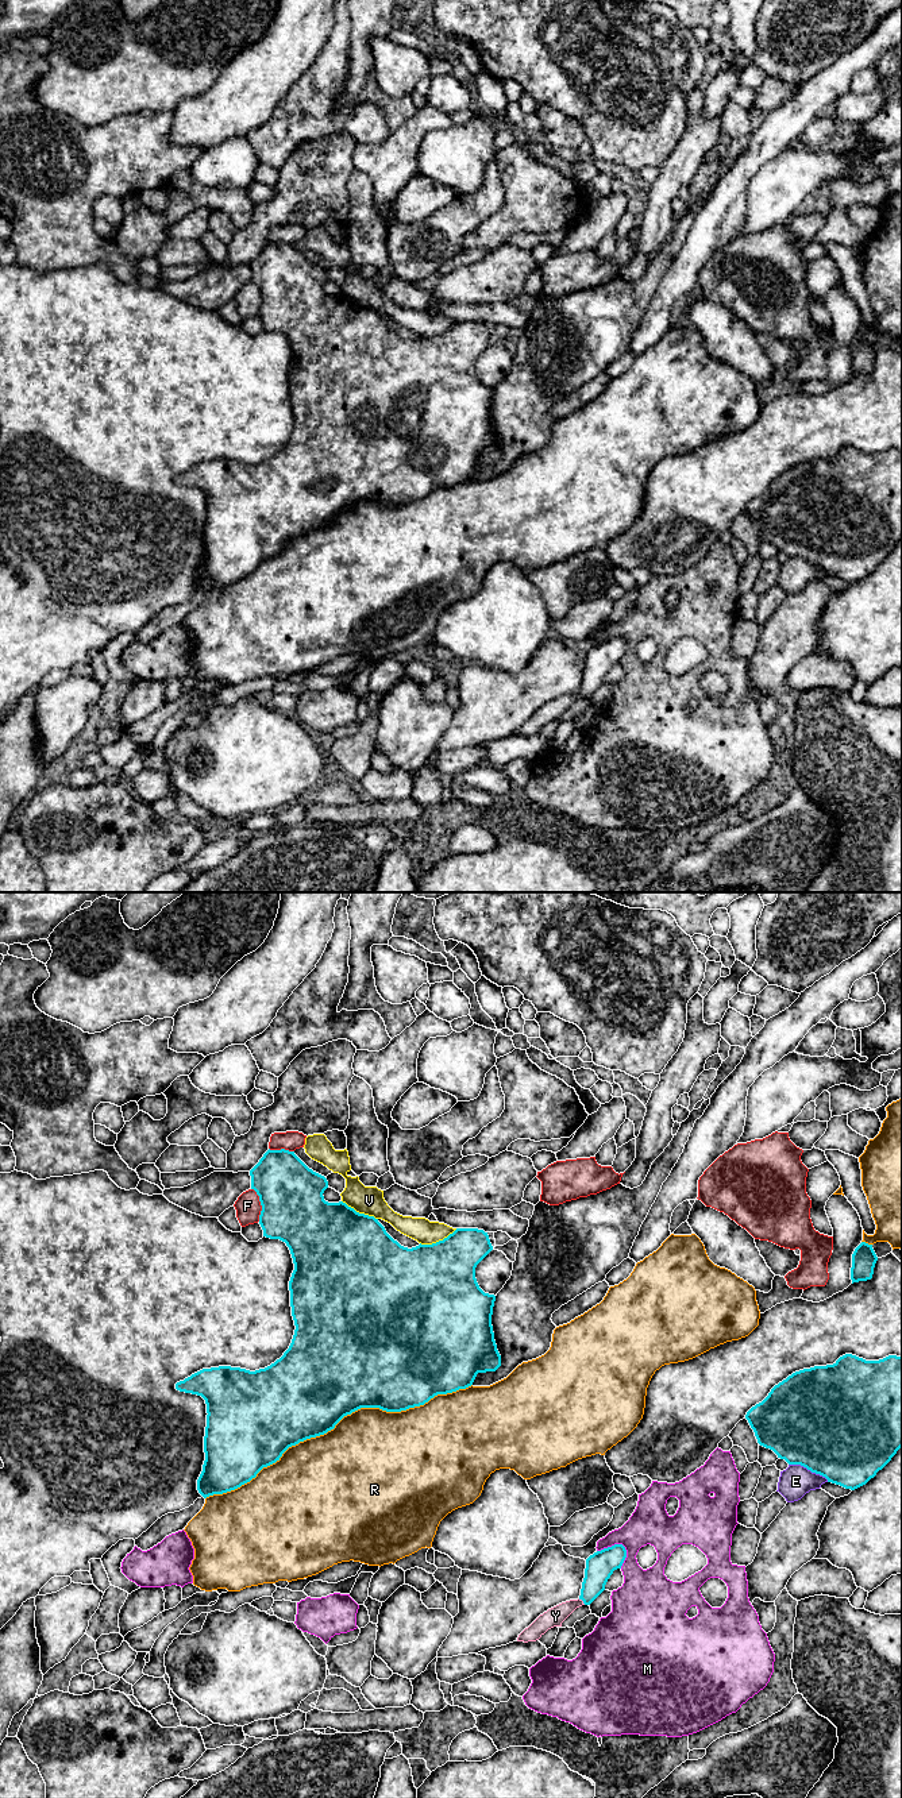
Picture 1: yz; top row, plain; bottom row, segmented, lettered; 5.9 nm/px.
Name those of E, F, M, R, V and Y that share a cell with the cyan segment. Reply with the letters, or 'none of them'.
Y

